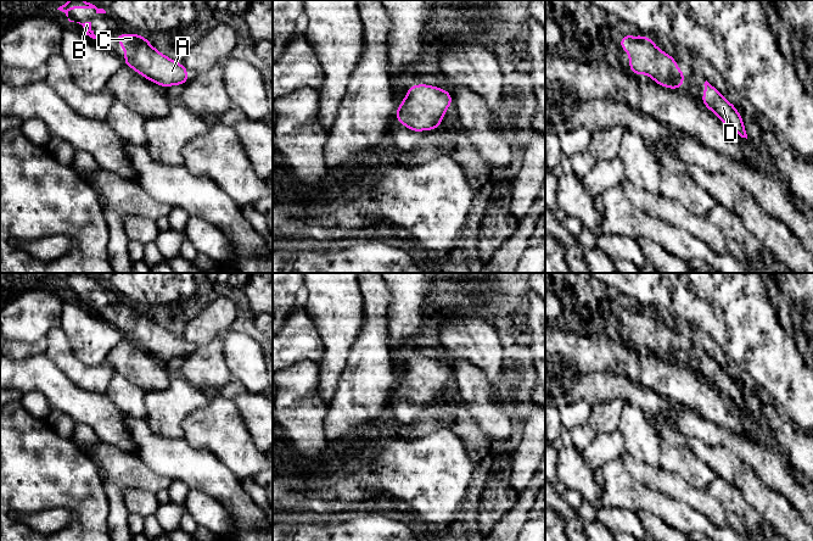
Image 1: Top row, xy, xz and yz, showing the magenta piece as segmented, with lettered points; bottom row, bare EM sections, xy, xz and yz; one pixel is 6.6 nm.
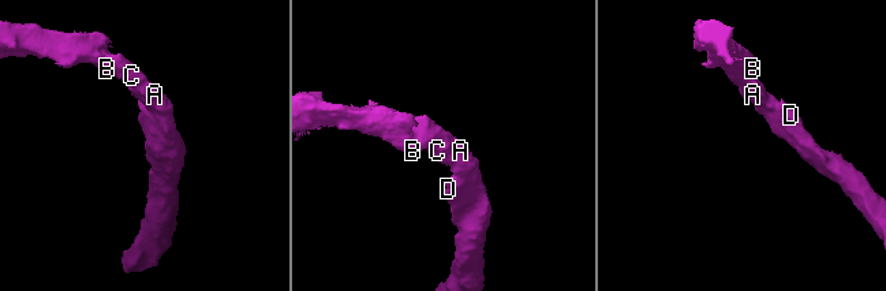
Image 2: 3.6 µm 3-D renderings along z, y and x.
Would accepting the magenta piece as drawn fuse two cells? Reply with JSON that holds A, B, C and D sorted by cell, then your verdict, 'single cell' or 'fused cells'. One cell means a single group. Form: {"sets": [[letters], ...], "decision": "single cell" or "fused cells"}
{"sets": [["A", "B", "C", "D"]], "decision": "single cell"}

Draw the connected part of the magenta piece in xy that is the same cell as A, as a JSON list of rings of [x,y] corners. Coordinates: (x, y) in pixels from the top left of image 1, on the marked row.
[[[117,34],[116,43],[123,43],[120,54],[125,54],[124,65],[131,67],[148,80],[161,87],[183,85],[189,82],[187,69],[183,63],[158,52],[145,37],[140,34]]]

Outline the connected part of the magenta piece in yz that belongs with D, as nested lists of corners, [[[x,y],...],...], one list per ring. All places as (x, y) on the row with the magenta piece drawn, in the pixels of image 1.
[[[707,80],[703,85],[705,93],[702,95],[702,104],[707,106],[722,122],[731,127],[741,138],[747,139],[741,115],[735,110],[735,106],[727,101]]]

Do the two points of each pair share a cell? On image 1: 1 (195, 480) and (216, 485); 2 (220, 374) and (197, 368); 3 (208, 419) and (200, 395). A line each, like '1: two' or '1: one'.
1: one
2: one
3: two

